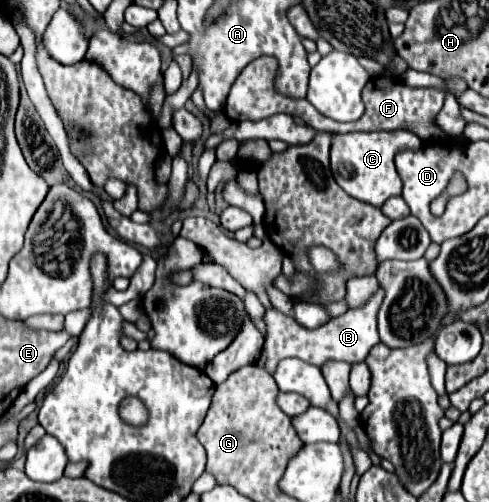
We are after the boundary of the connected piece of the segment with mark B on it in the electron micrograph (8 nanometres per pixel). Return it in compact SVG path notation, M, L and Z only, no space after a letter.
M380 288L364 302L364 306L348 310L346 314L332 318L330 322L326 322L324 326L314 328L314 330L302 328L290 316L282 314L276 308L270 308L264 318L266 320L266 344L264 344L266 362L264 362L264 368L270 374L274 374L274 368L284 358L300 358L300 360L314 364L318 368L322 368L330 360L353 364L363 362L366 359L366 354L370 352L370 348L380 342L378 330L376 330L376 312L379 311L382 296L384 296L384 289Z

